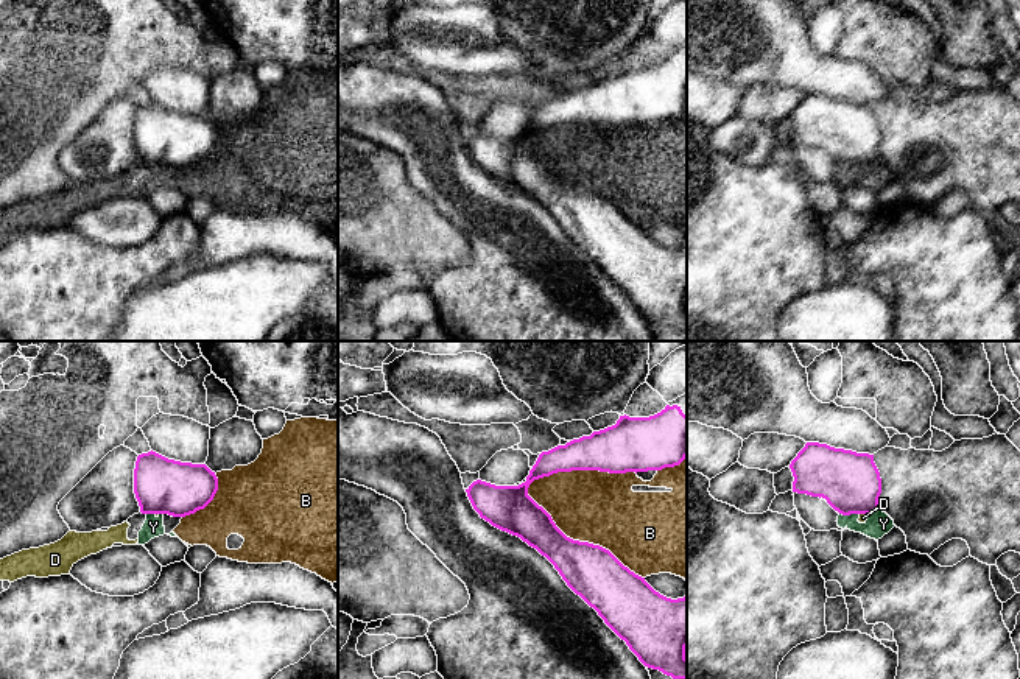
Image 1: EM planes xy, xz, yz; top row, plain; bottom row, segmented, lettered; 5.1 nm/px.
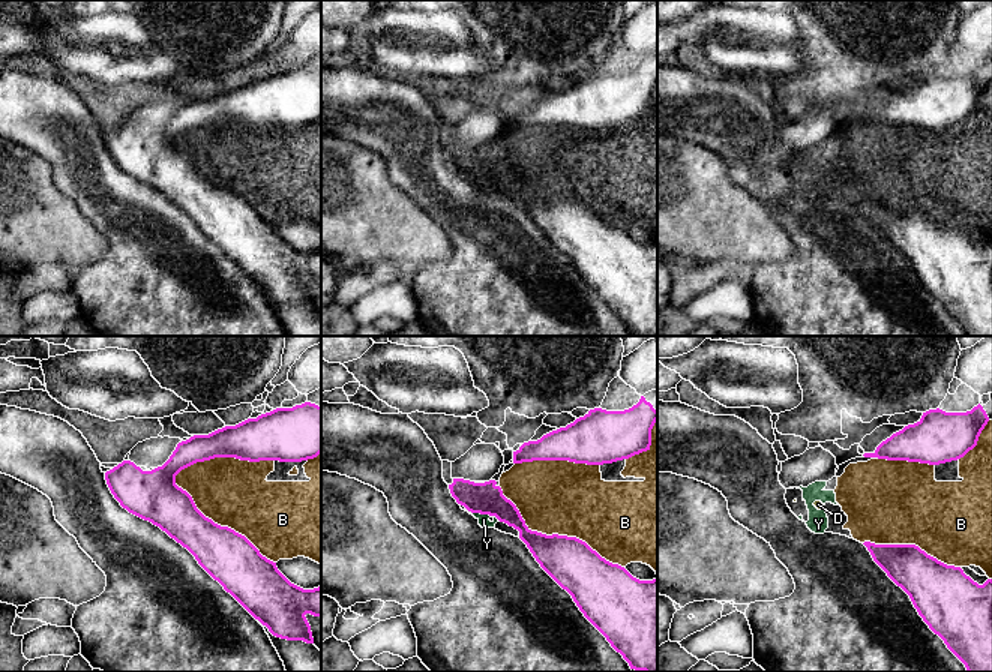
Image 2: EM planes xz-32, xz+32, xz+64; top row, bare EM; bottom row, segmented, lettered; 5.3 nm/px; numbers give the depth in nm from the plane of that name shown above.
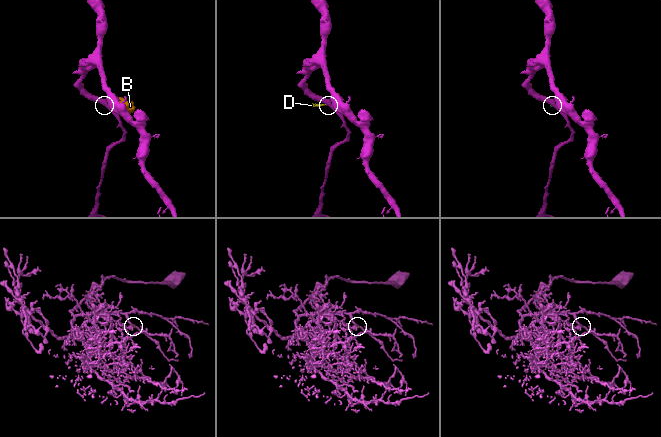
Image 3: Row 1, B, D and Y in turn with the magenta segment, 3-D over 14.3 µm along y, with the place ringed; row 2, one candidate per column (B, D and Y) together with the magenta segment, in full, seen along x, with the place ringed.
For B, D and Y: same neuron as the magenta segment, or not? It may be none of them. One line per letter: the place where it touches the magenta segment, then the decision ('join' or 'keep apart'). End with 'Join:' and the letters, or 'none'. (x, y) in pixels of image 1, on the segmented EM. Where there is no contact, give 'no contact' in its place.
B: xz (578, 541) | keep apart
D: yz (865, 513) | keep apart
Y: yz (849, 514) | keep apart
Join: none

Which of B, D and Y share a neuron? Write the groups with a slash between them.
B D Y

